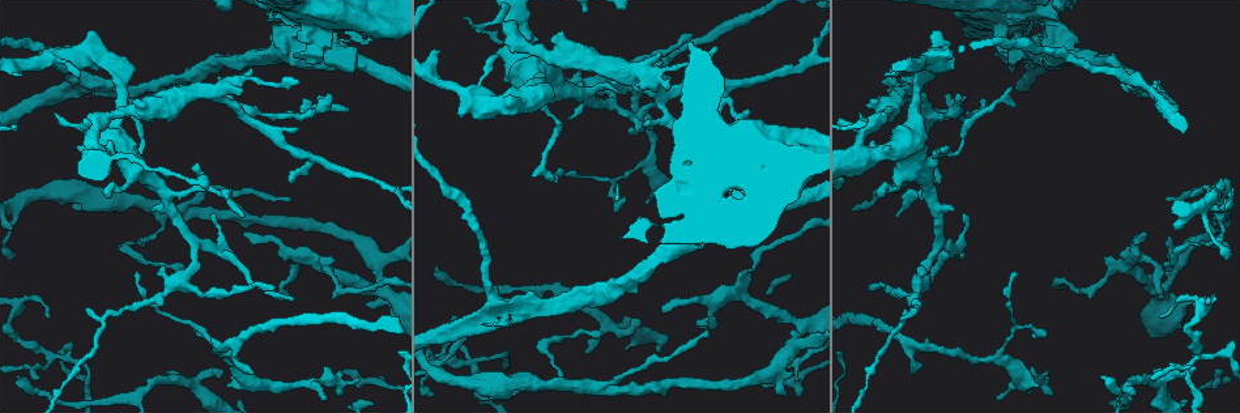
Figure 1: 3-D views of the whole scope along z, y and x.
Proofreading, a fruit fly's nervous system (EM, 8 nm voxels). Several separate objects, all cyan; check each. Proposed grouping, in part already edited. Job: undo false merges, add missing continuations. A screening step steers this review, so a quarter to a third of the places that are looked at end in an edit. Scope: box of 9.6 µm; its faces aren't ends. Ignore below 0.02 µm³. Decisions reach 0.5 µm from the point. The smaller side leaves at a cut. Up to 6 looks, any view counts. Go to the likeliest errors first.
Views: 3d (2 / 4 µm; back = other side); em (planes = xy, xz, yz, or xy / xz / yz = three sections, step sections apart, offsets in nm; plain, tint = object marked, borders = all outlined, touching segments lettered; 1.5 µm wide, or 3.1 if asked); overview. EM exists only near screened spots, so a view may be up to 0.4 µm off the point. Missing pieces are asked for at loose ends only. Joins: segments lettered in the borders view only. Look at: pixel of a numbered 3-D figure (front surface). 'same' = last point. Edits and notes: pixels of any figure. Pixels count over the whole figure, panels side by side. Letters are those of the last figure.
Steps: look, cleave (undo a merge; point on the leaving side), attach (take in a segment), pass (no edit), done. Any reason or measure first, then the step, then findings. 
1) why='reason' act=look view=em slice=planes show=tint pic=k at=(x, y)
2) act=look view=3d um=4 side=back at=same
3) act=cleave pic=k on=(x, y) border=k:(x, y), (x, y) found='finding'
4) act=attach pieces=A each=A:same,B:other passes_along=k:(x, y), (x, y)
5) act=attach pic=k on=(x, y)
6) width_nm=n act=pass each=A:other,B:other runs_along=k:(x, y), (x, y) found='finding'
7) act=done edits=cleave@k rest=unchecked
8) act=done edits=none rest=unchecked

why='tapers out' act=look view=em slice=xz step=4 show=borders pic=1 at=(858, 116)

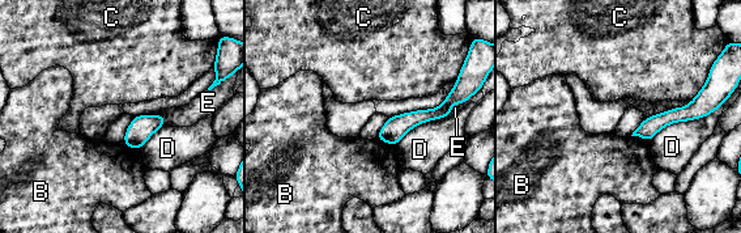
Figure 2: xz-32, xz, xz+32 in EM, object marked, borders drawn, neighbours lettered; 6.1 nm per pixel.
why='cut it another way' act=look view=em slice=planes show=borders at=same

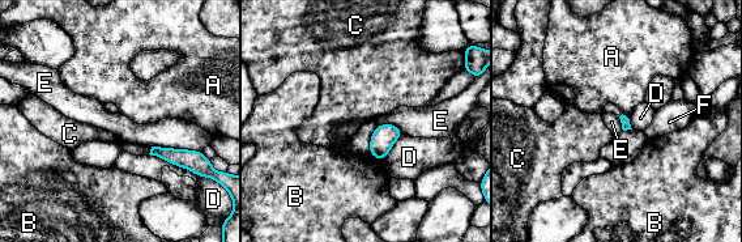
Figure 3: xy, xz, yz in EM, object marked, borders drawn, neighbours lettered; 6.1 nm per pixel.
longest_contact=E:300nm act=pass each=A:other,B:other,C:other,D:other,E:other,F:other found='no lettered segment goes on from it'

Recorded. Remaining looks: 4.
why='arms run side by side' act=look view=3d um=2 pic=1 at=(632, 74)

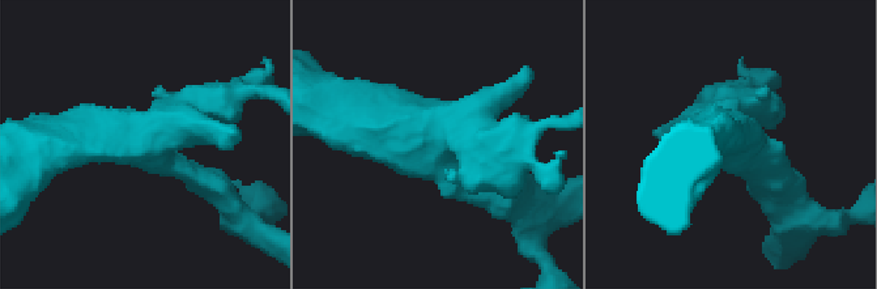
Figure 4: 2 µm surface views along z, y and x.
act=look view=em slice=planes show=borders pic=4 at=(144, 142)

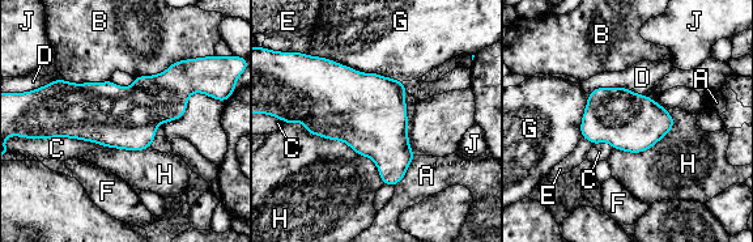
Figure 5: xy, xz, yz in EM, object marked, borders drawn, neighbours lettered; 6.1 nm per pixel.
act=pass each=A:other,B:other,C:other,D:other,E:other,F:other,G:other,H:other,J:other border=5:(588, 93), (628, 88), (647, 96) found='continuous, no second neuron'

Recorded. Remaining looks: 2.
why='thick turns thin' act=look view=3d um=4 pic=1 at=(110, 199)

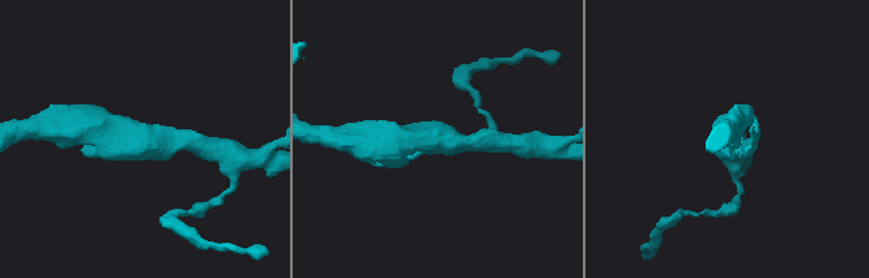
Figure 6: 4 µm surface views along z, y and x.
act=look view=em slice=xz step=8 show=borders pic=6 at=(147, 138)

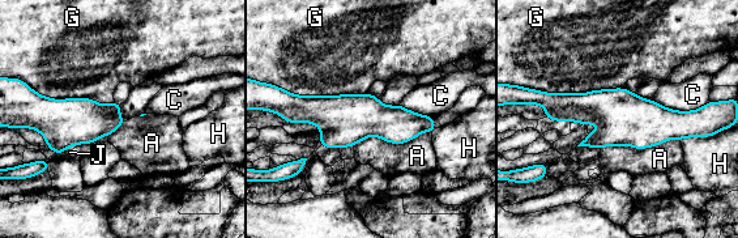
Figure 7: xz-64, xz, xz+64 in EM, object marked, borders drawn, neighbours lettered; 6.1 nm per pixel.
longest_contact=A:500nm act=pass each=A:other,C:other,G:other,H:other,J:other border=7:(679, 140), (640, 149), (600, 148) found='one neuron here'

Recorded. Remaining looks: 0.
act=done edits=none rest=unchecked

